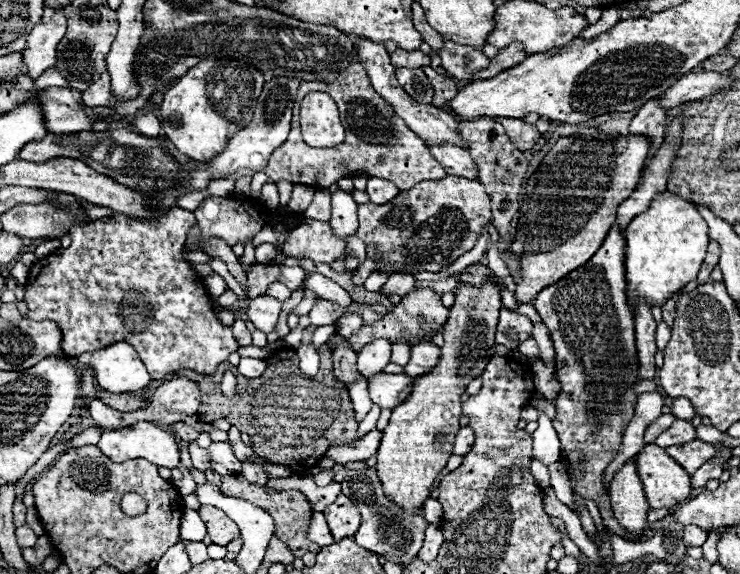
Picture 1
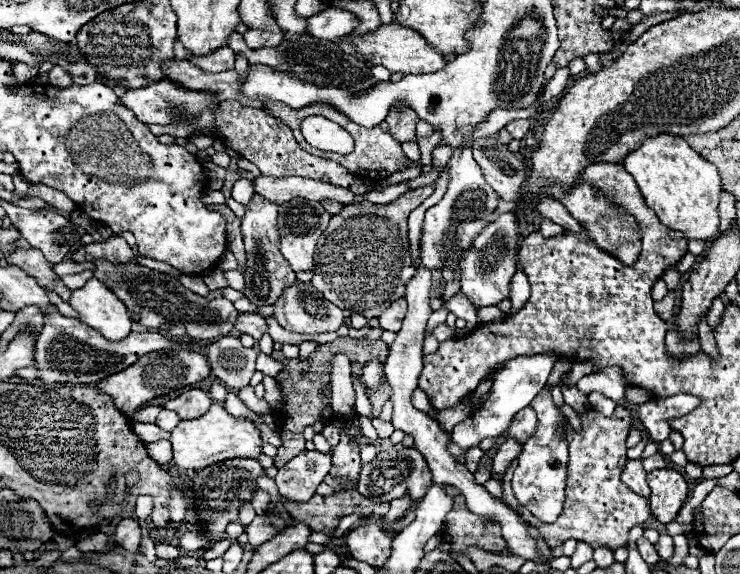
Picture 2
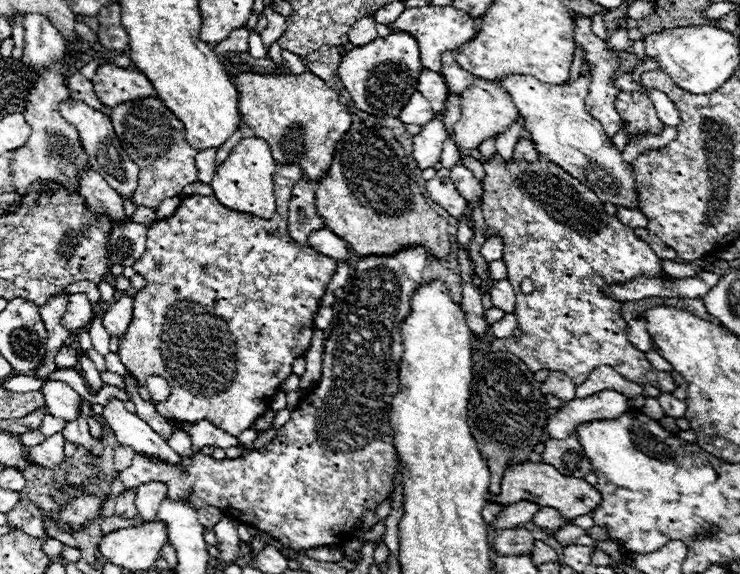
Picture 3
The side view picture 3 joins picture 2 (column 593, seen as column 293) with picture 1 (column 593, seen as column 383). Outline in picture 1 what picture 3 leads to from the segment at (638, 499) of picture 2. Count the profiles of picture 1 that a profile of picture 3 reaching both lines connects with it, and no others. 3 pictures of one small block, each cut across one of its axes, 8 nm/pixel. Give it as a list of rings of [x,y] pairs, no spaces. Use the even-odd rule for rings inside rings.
[[[614,224],[608,232],[604,244],[600,250],[586,262],[580,270],[572,270],[568,276],[558,280],[556,284],[544,288],[534,298],[534,308],[542,316],[544,324],[550,330],[550,338],[556,348],[556,378],[560,382],[560,394],[556,400],[558,414],[552,420],[560,446],[562,446],[562,458],[572,466],[572,474],[576,476],[576,494],[586,500],[594,500],[606,528],[610,532],[616,532],[618,536],[626,540],[636,540],[634,534],[630,534],[626,528],[620,526],[620,522],[614,518],[610,508],[610,498],[604,484],[604,470],[614,460],[614,454],[618,454],[620,438],[624,434],[624,428],[634,416],[636,406],[636,394],[632,386],[640,380],[638,376],[638,350],[636,350],[636,338],[634,338],[634,316],[632,308],[628,304],[626,296],[626,278],[624,278],[624,238],[620,228]]]

